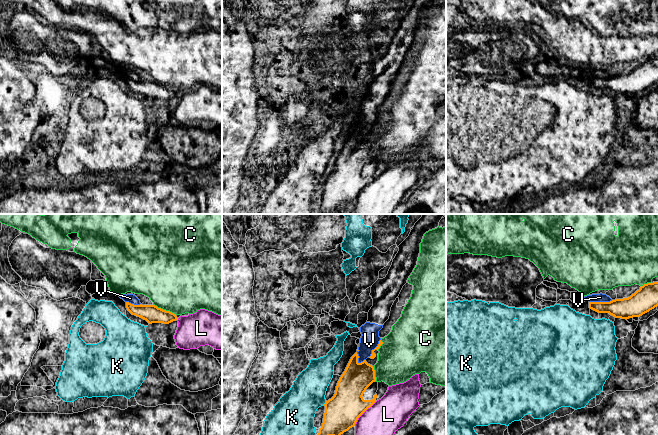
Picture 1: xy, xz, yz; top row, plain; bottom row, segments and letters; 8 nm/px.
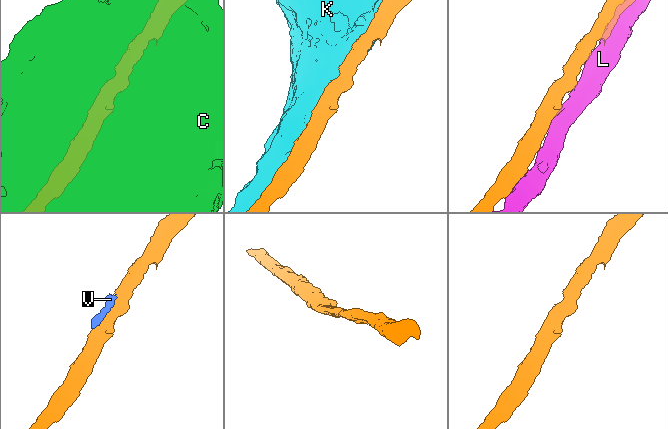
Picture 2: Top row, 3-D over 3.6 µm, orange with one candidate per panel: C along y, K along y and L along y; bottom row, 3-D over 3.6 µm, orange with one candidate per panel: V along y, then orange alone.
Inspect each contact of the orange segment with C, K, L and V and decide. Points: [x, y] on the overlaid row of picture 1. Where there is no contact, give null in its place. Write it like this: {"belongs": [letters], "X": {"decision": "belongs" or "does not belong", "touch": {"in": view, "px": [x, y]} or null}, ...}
{"belongs": [], "C": {"decision": "does not belong", "touch": {"in": "xy", "px": [165, 310]}}, "K": {"decision": "does not belong", "touch": {"in": "xz", "px": [325, 403]}}, "L": {"decision": "does not belong", "touch": {"in": "xz", "px": [363, 412]}}, "V": {"decision": "does not belong", "touch": {"in": "yz", "px": [600, 302]}}}

